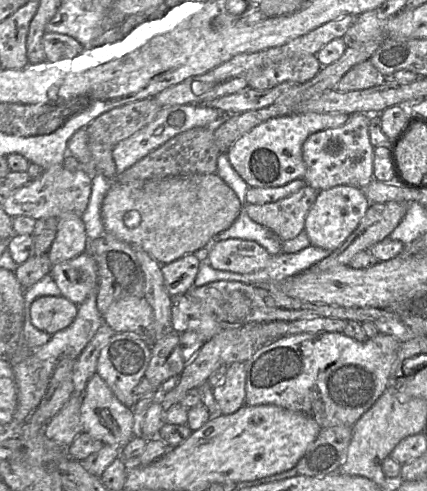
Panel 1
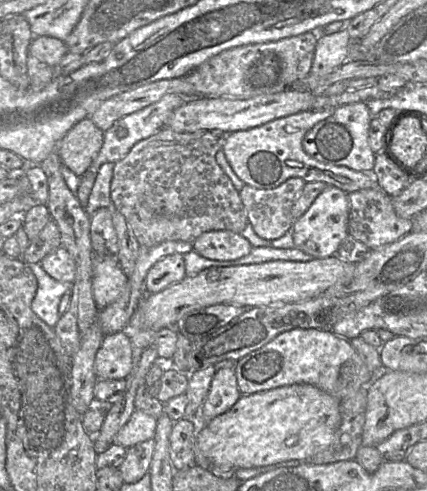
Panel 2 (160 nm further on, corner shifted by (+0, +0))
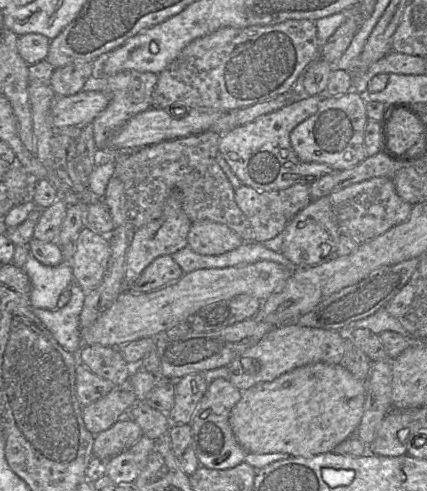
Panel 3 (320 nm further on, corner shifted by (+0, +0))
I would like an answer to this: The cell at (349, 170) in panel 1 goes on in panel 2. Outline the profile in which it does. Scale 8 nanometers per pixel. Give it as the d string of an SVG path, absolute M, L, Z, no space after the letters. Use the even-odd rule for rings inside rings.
M365 102L338 106L325 120L310 129L302 140L304 151L317 161L345 166L362 172L371 172L376 154L369 145L369 128L373 116Z

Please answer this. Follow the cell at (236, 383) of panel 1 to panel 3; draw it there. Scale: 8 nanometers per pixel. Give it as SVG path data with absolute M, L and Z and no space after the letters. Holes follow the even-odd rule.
M217 378L208 385L189 423L192 428L194 450L201 466L225 470L244 462L247 452L236 440L229 423L230 412L241 396L242 391L227 379Z

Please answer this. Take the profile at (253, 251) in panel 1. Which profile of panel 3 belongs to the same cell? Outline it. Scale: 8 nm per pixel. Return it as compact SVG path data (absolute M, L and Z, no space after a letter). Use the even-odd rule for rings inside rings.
M210 220L191 222L187 241L194 252L202 255L220 255L244 242L227 225Z

